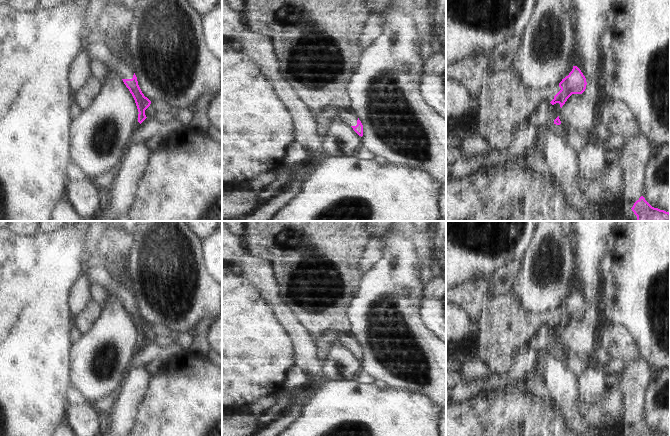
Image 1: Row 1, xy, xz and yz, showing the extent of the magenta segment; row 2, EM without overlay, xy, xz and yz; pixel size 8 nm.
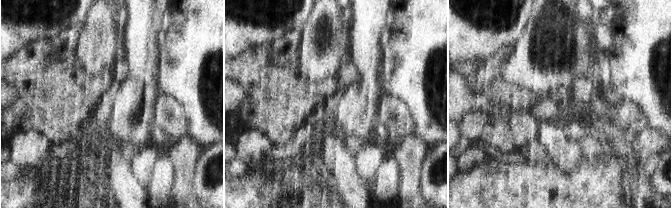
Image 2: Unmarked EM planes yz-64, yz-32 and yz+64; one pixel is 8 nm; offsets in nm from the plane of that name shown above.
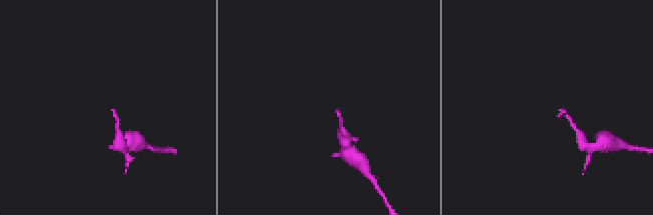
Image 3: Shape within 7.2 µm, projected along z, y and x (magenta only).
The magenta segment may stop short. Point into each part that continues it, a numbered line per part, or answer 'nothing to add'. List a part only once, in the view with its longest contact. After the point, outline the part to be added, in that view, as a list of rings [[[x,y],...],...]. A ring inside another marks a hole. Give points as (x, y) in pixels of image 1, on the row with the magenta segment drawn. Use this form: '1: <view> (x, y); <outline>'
1: xy (99, 49); [[[97,37],[89,42],[86,52],[92,62],[101,62],[109,71],[117,72],[122,79],[133,78],[135,70],[129,61],[130,56],[125,48],[120,48],[119,53],[116,54],[104,37]]]

